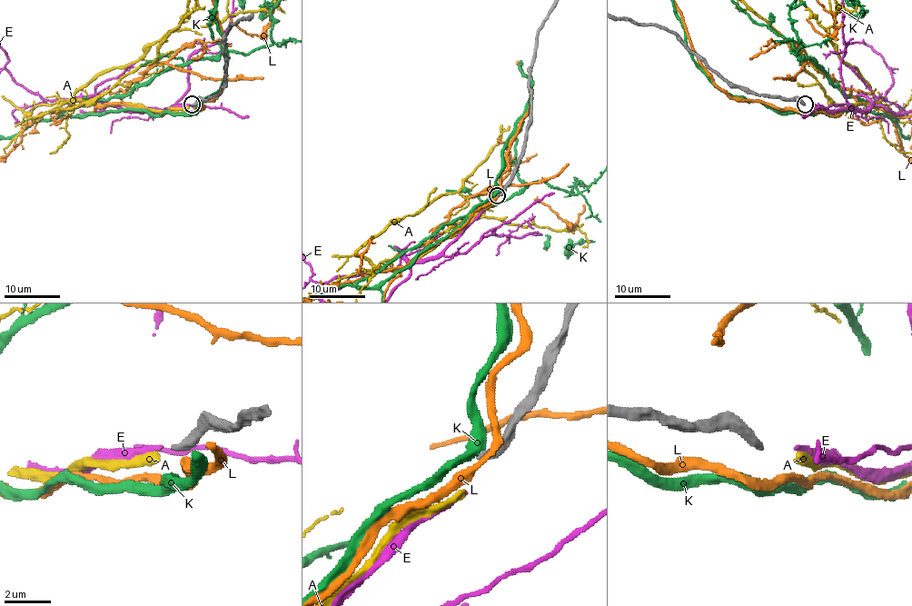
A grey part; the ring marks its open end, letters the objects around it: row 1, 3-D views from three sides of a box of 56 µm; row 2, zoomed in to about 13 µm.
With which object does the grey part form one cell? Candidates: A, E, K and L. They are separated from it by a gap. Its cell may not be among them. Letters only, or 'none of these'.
E

